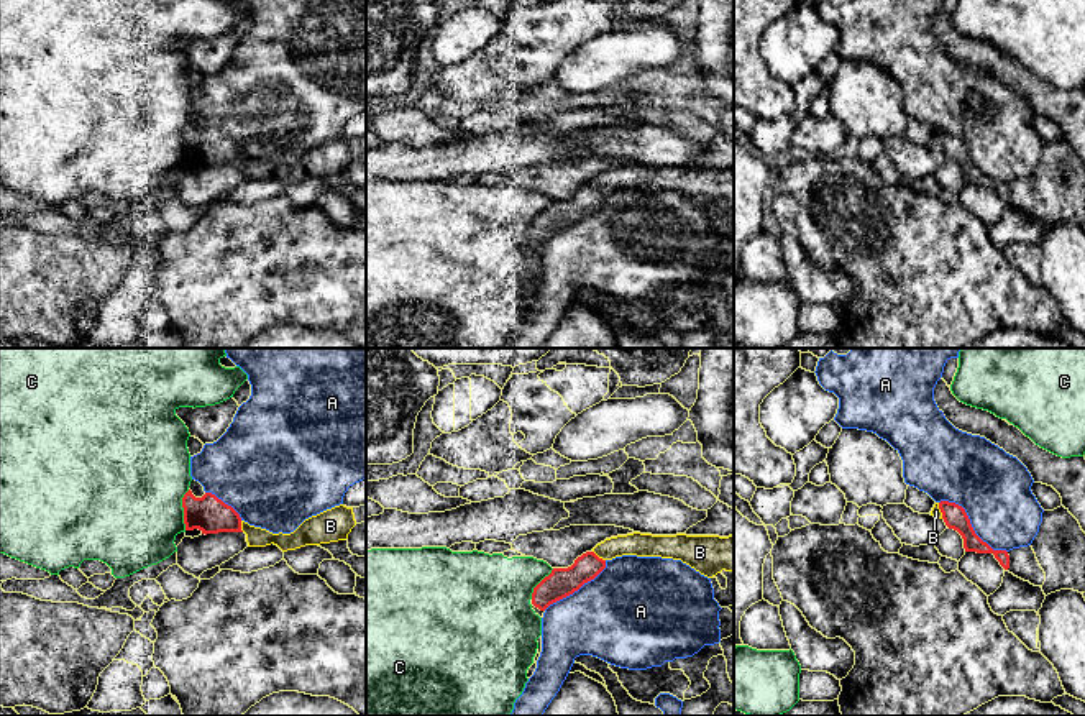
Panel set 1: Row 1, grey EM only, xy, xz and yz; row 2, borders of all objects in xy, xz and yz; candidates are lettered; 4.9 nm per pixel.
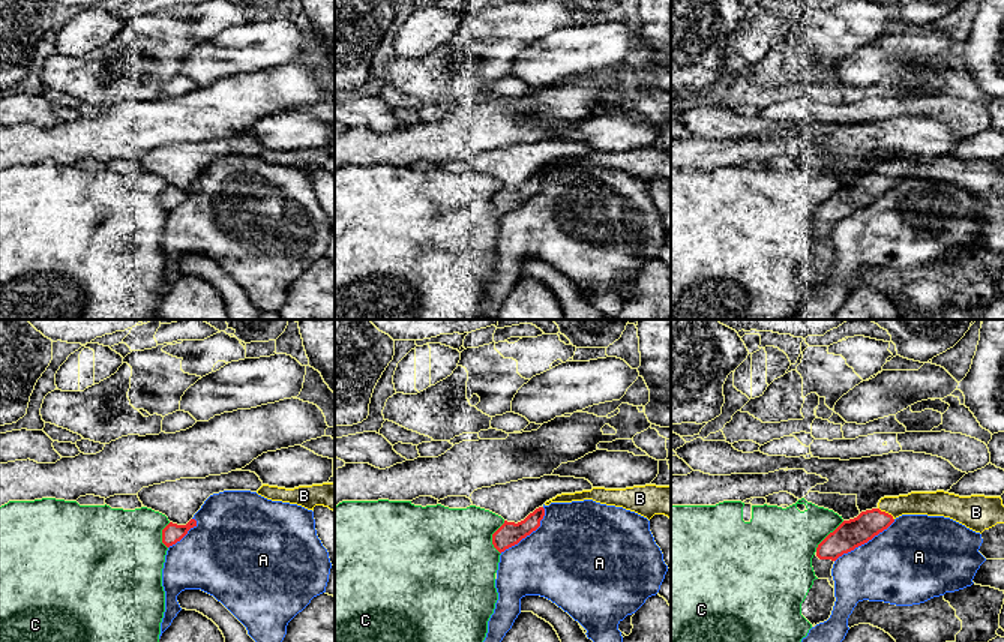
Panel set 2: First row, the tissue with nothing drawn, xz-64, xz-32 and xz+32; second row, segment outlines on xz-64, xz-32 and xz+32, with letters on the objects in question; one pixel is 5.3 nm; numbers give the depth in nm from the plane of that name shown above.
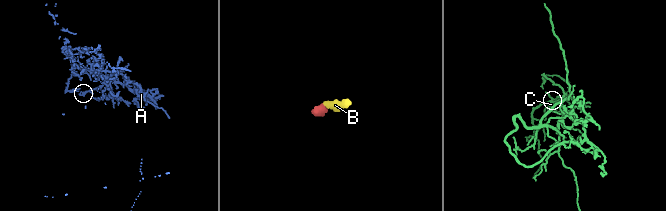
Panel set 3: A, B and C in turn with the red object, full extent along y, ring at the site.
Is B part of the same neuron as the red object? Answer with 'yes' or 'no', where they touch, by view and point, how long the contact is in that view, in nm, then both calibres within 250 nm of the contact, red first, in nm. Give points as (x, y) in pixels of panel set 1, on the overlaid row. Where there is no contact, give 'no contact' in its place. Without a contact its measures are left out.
yes | xz (598, 557) | 80 nm | 140/110 nm

